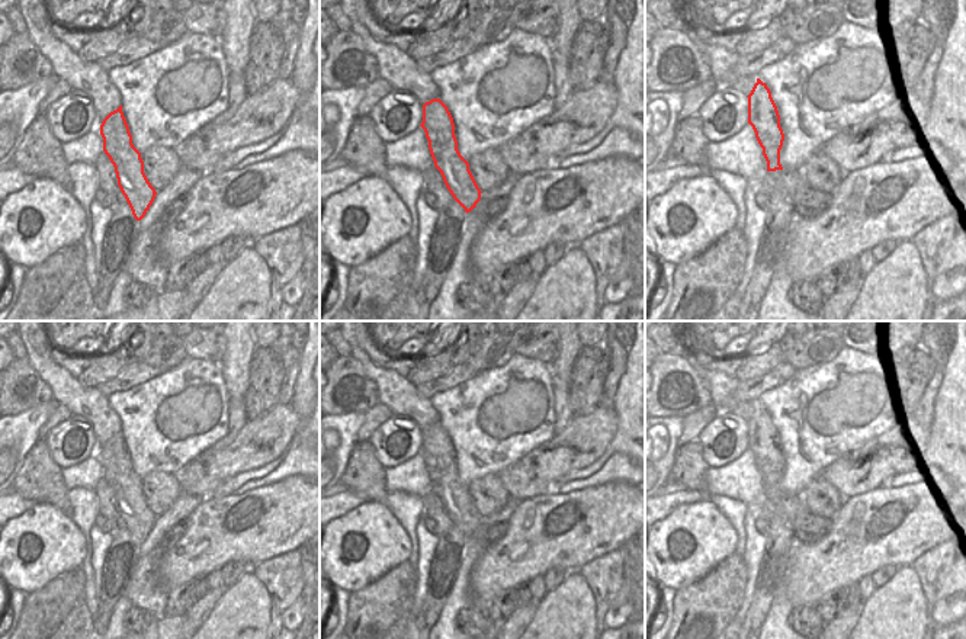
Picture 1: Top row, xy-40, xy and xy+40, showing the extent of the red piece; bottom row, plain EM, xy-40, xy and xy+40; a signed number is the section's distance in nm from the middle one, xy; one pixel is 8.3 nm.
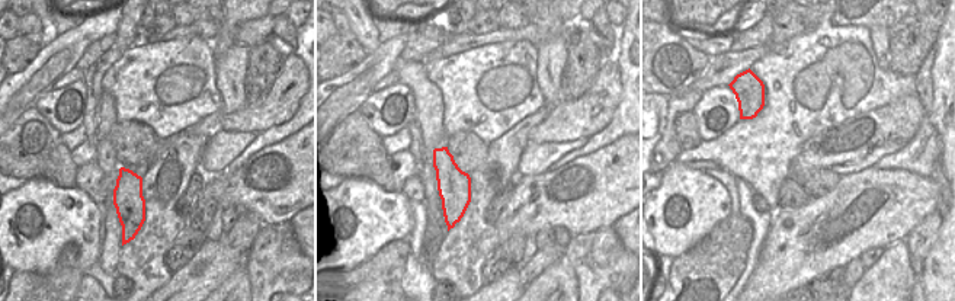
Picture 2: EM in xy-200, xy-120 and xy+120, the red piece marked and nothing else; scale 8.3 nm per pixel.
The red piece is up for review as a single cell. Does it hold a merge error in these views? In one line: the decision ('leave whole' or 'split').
leave whole

